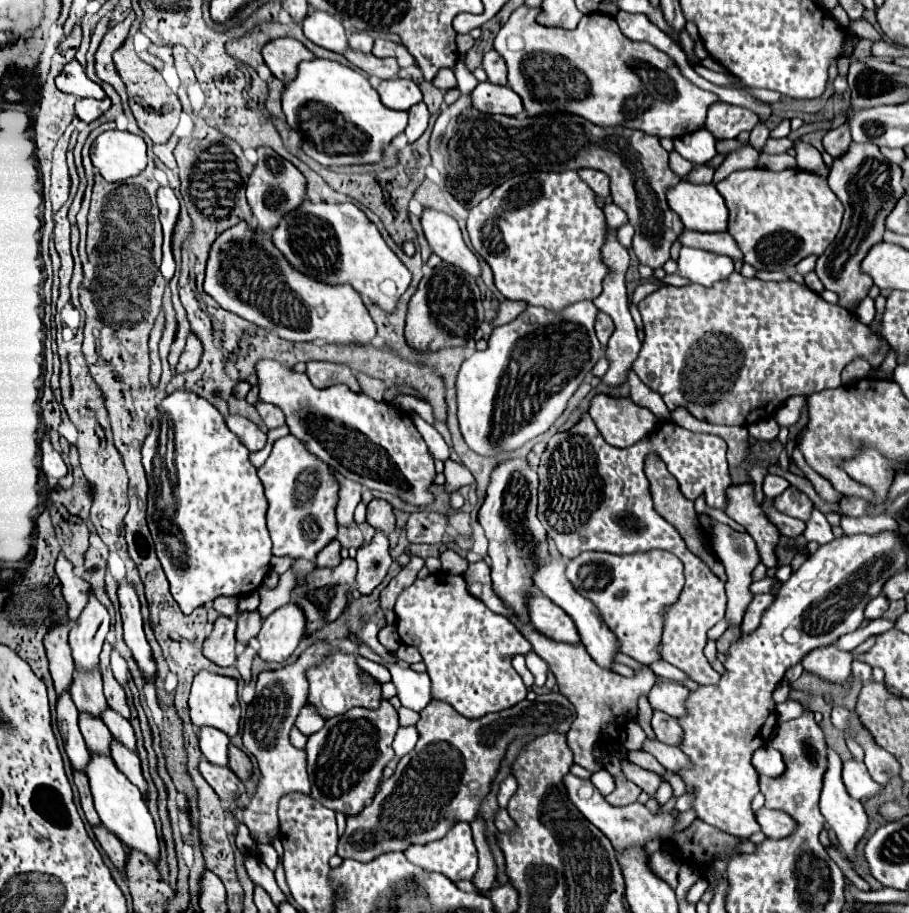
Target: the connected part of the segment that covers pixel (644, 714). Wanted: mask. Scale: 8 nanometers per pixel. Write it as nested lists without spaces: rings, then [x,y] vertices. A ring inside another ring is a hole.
[[[641,696],[638,701],[638,723],[646,733],[647,737],[651,739],[656,739],[655,733],[651,726],[651,718],[653,710],[646,696]]]

